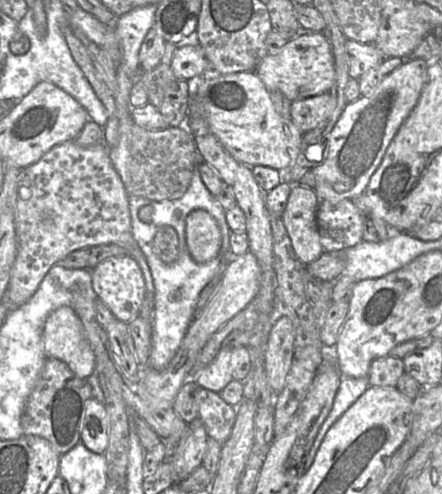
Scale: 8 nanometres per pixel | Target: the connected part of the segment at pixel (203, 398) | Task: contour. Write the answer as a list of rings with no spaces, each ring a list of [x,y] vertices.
[[[198,387],[194,394],[198,405],[198,424],[209,438],[221,444],[229,438],[236,418],[236,408],[227,404],[219,393]]]

